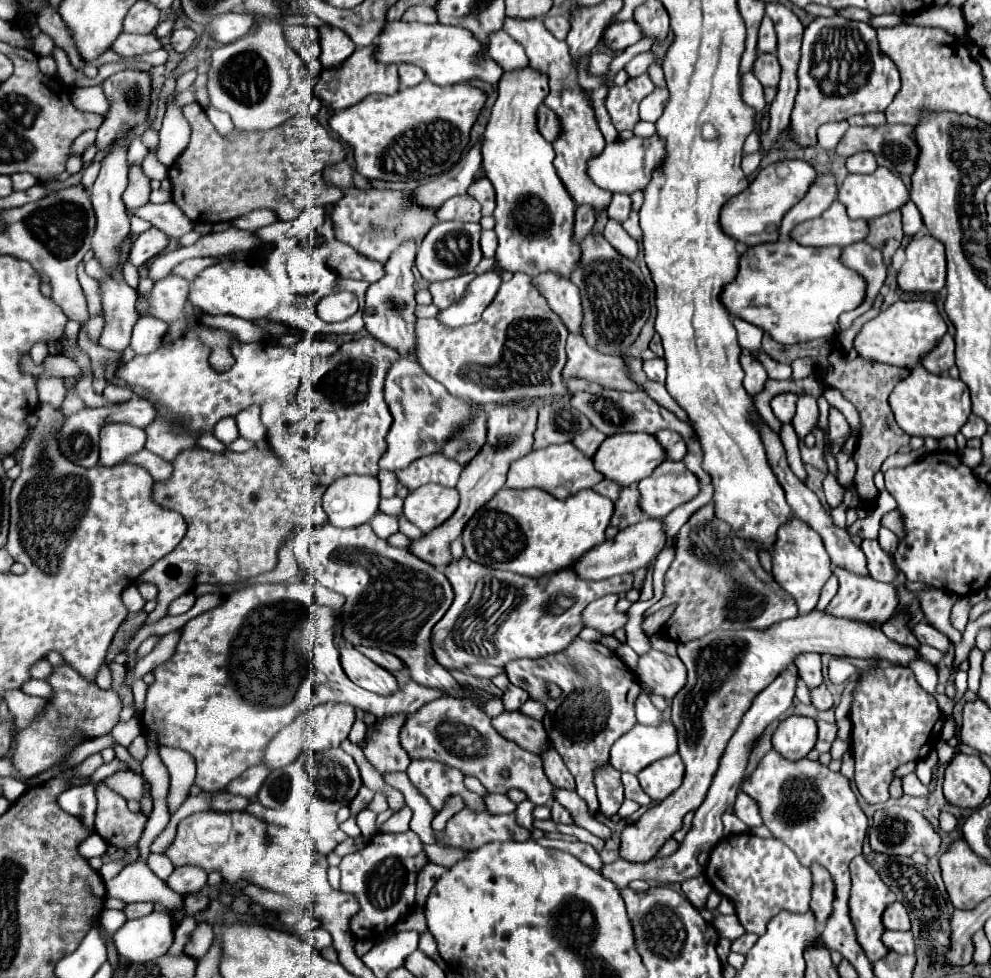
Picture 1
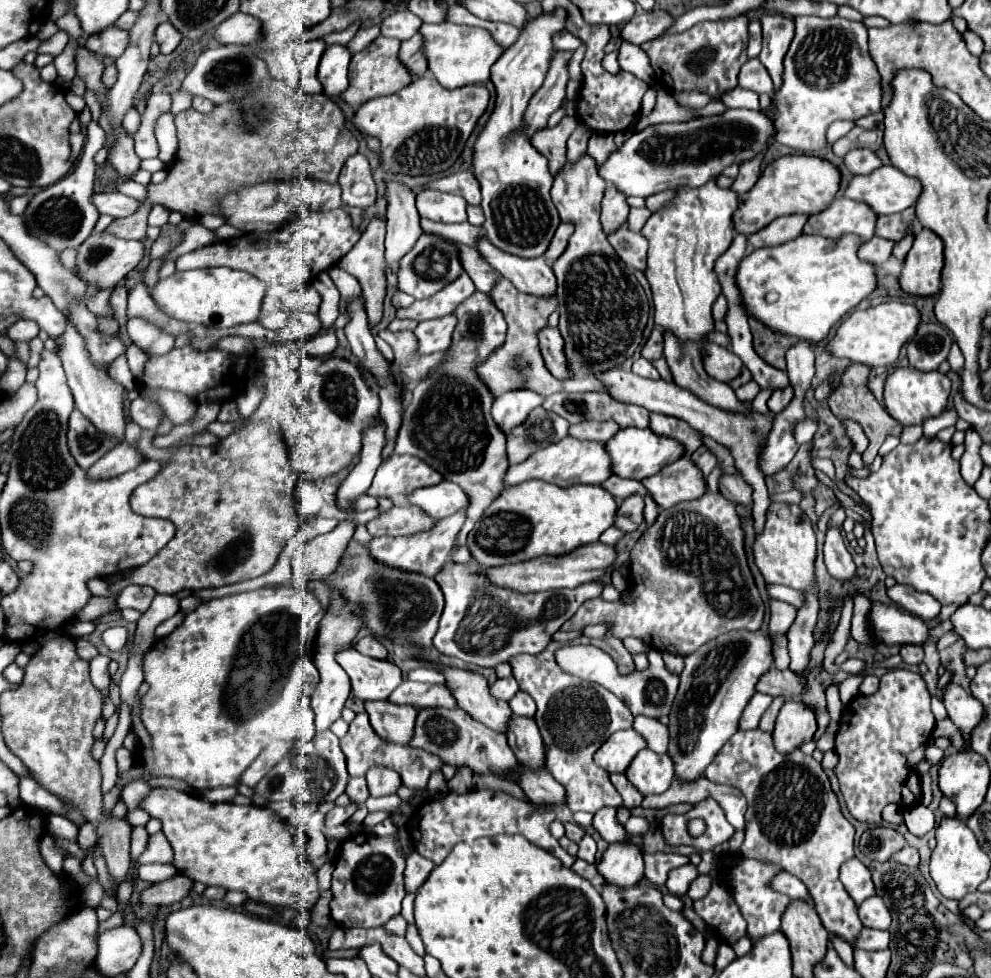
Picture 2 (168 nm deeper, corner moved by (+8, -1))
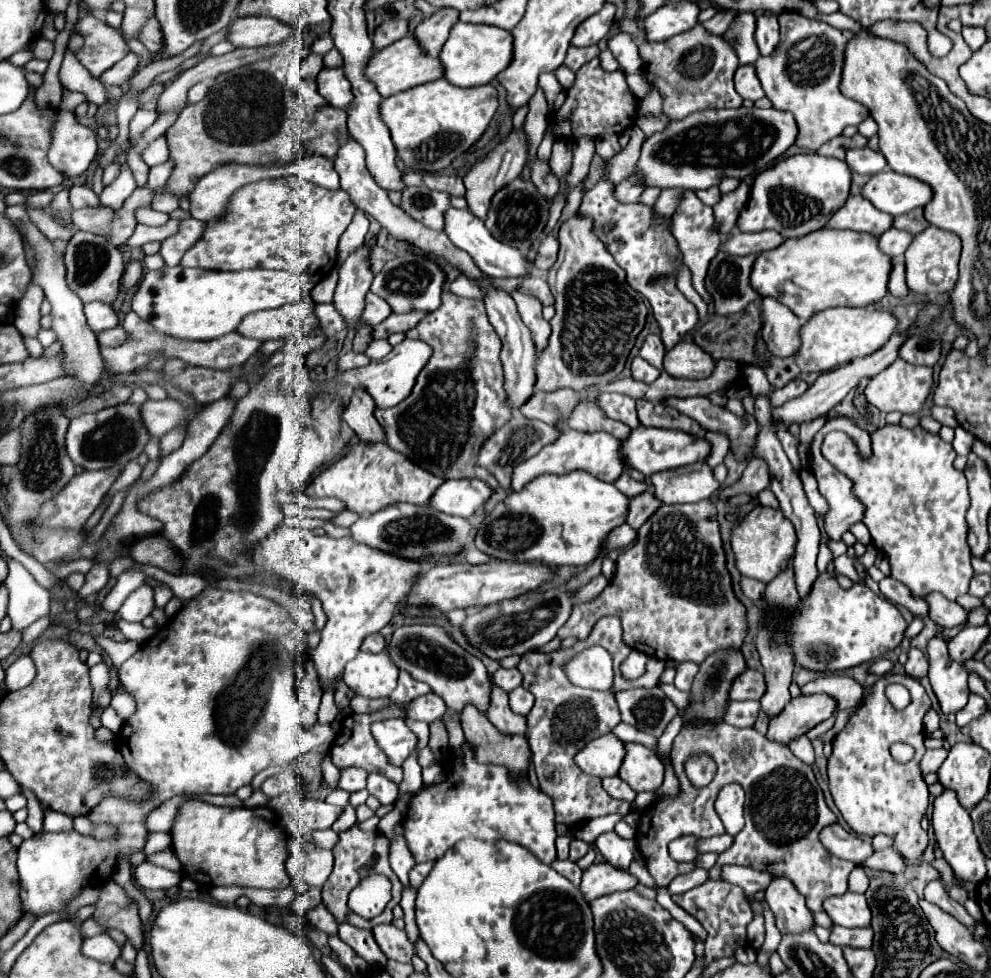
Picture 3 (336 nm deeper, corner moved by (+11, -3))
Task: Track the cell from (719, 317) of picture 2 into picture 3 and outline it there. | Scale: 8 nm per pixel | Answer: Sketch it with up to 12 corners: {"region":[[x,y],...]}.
{"region":[[687,190],[675,238],[705,302],[709,262],[719,252],[713,208]]}

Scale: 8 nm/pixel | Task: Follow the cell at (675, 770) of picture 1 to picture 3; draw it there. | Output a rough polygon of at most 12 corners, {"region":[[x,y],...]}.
{"region":[[625,744],[617,776],[635,792],[663,784],[663,762],[651,748]]}

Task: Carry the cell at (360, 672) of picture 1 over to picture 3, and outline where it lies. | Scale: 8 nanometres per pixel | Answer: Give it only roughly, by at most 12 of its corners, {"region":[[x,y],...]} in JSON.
{"region":[[359,652],[345,684],[367,698],[387,698],[399,668],[387,652]]}

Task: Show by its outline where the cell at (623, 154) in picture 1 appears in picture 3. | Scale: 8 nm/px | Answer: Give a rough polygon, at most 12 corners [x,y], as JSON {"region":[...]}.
{"region":[[775,108],[703,110],[641,146],[647,186],[703,190],[795,144]]}

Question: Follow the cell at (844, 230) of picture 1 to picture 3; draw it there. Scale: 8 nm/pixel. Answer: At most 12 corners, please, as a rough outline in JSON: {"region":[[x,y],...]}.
{"region":[[849,196],[827,228],[849,228],[881,236],[893,216],[863,196]]}

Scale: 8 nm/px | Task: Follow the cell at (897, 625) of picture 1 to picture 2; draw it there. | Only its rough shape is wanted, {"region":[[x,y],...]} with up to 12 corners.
{"region":[[904,644],[900,656],[906,664],[924,658],[922,646]]}

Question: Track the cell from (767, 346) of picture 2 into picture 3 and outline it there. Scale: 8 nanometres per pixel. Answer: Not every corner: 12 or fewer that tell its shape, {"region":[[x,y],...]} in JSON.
{"region":[[759,300],[713,316],[693,342],[713,360],[753,360]]}

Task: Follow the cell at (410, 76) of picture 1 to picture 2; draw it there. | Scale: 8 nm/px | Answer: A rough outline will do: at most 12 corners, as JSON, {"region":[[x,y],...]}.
{"region":[[420,34],[404,40],[400,62],[420,78],[428,70]]}

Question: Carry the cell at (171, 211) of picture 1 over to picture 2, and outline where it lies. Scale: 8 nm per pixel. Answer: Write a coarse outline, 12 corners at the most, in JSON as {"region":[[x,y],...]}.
{"region":[[122,192],[94,194],[100,214],[126,218],[140,202]]}

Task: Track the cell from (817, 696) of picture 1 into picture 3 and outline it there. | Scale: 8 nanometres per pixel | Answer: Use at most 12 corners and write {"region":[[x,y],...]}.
{"region":[[751,668],[733,680],[731,700],[761,700],[765,678]]}

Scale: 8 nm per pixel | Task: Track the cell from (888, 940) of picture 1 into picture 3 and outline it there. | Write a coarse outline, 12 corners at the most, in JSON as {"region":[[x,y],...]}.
{"region":[[831,926],[831,944],[871,948],[871,928]]}

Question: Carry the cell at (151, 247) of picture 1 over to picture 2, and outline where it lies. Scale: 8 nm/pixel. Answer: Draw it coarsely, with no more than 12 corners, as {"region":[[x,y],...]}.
{"region":[[90,234],[78,274],[114,288],[144,256],[140,240]]}

